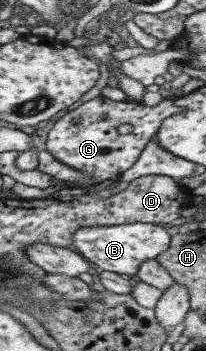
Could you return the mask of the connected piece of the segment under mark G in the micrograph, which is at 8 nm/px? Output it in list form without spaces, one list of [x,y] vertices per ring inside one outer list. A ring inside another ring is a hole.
[[[97,95],[56,120],[47,132],[43,148],[66,166],[89,174],[95,182],[117,179],[121,172],[129,169],[137,160],[163,119],[183,110],[185,109],[177,107],[170,97],[162,98],[155,106],[149,107],[135,101],[111,101]],[[73,119],[77,123],[73,123]],[[121,123],[129,123],[133,127],[131,132],[118,134],[116,127]]]

